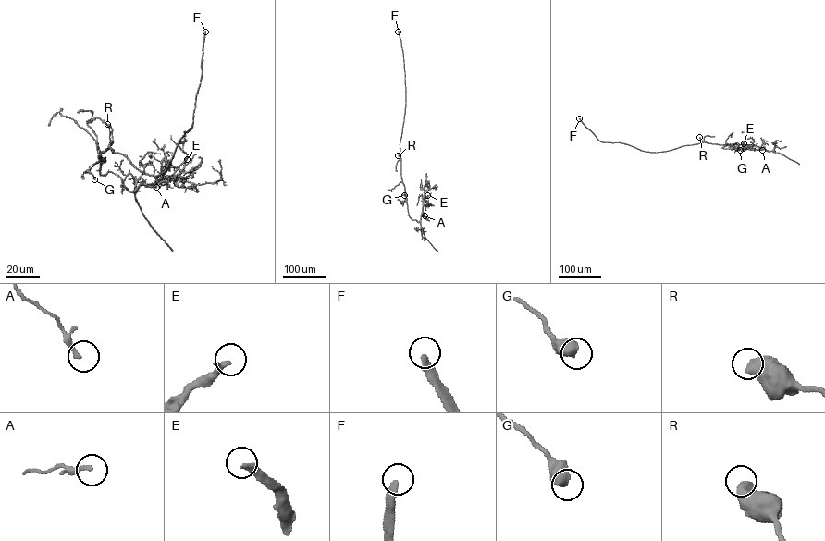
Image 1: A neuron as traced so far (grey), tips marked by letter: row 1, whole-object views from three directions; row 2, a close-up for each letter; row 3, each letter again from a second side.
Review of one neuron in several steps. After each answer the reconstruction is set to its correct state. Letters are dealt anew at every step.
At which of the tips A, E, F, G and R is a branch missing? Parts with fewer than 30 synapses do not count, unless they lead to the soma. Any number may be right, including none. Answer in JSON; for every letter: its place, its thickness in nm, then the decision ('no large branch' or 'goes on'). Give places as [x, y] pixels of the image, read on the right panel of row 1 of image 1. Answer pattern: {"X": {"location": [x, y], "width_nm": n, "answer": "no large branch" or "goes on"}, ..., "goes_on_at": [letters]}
{"A": {"location": [762, 150], "width_nm": 190, "answer": "no large branch"}, "E": {"location": [744, 143], "width_nm": 300, "answer": "goes on"}, "F": {"location": [579, 118], "width_nm": 280, "answer": "goes on"}, "G": {"location": [740, 150], "width_nm": 600, "answer": "no large branch"}, "R": {"location": [699, 137], "width_nm": 600, "answer": "no large branch"}, "goes_on_at": ["E", "F"]}

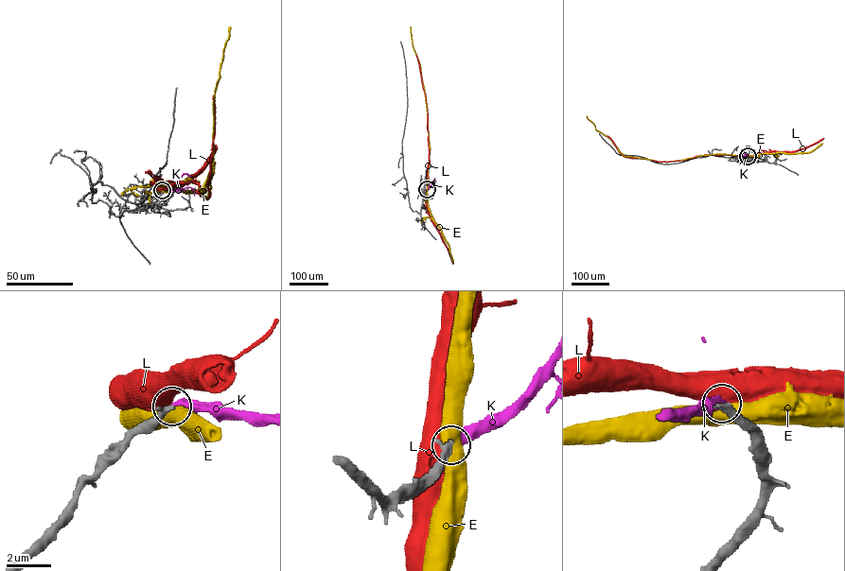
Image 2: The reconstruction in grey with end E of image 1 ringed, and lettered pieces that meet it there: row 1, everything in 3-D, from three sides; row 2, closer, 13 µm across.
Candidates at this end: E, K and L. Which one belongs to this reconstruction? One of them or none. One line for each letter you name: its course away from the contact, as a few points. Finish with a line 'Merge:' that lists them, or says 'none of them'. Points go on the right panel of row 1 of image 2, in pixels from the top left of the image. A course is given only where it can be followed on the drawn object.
Merge: K

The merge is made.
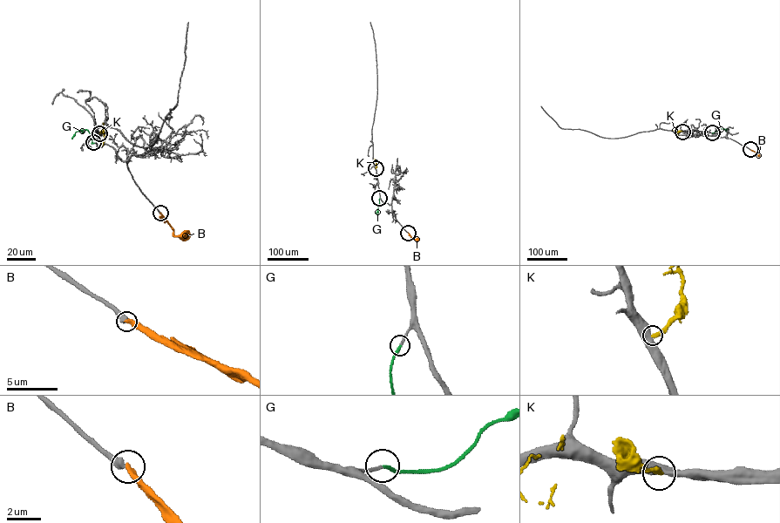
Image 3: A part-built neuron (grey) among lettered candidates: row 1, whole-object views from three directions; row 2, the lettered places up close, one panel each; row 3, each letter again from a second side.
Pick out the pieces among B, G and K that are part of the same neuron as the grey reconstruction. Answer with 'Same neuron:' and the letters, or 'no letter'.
Same neuron: G

